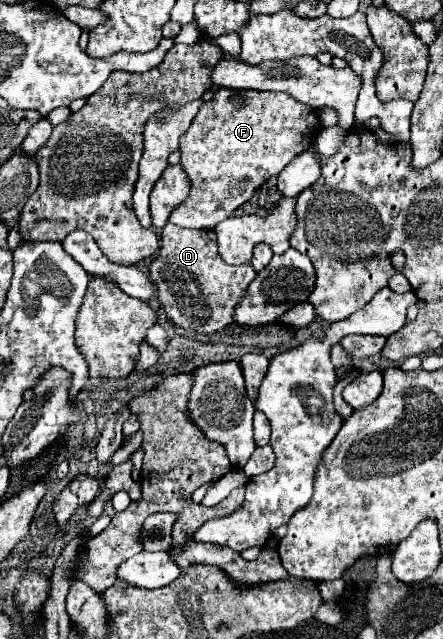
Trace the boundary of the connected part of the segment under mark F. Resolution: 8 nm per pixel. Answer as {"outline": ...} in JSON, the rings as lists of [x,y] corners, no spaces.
{"outline":[[[216,90],[210,102],[204,102],[188,128],[180,138],[182,166],[190,180],[190,194],[170,214],[170,222],[182,228],[214,228],[226,220],[238,206],[248,202],[264,182],[276,178],[284,166],[308,150],[320,130],[318,112],[290,94],[284,92],[258,92],[258,90]]]}

